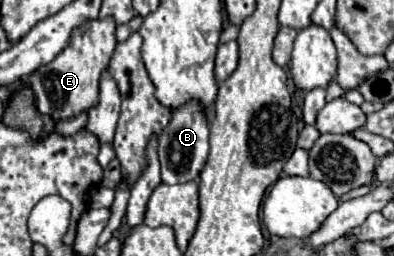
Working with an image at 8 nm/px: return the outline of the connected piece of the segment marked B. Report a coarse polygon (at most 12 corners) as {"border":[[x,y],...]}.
{"border":[[203,108],[173,112],[159,136],[163,184],[199,178],[209,156]]}

